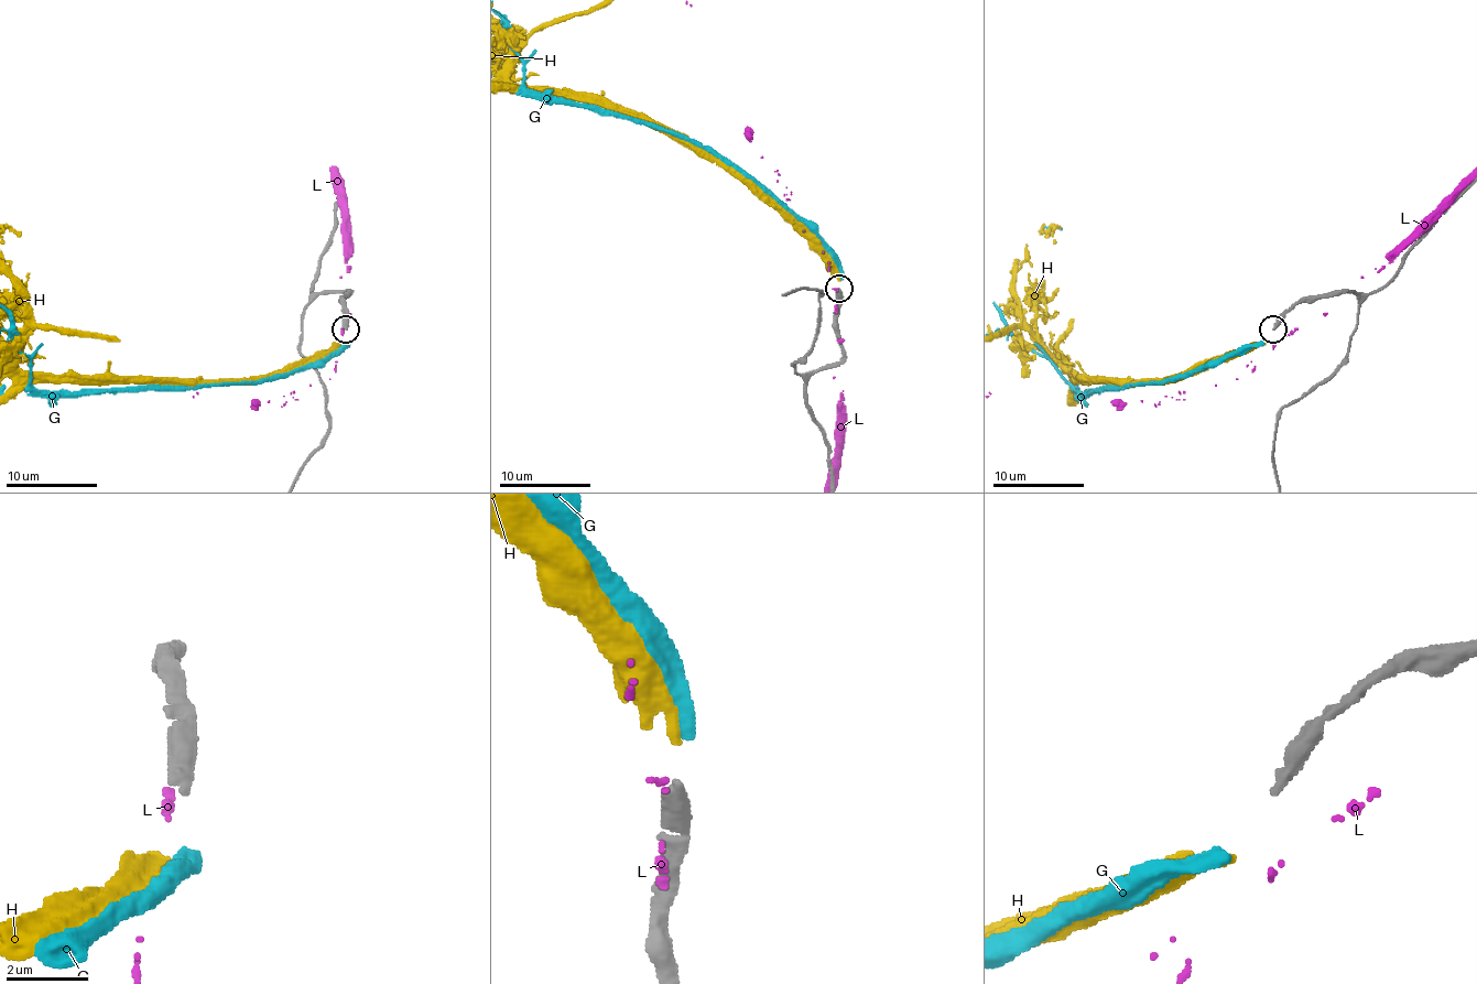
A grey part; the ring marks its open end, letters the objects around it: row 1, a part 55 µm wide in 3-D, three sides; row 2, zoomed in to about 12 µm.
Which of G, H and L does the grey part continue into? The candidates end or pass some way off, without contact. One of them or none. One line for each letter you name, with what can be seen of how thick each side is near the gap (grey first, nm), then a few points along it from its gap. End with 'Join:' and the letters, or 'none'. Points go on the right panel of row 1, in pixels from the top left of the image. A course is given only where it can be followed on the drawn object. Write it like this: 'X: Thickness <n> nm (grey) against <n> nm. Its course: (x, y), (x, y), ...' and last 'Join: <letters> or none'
Join: none

